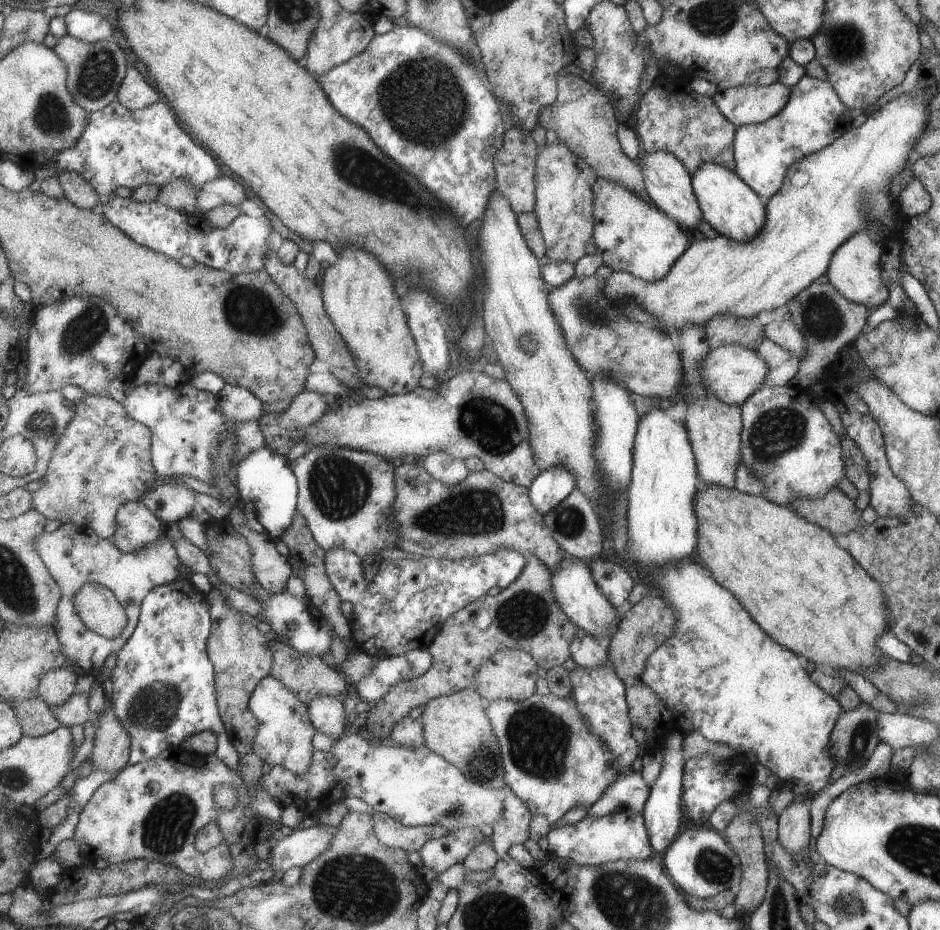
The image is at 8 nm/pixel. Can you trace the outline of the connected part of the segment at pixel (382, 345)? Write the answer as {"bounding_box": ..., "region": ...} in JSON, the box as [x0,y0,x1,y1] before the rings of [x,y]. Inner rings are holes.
{"bounding_box":[319,244,424,395],"region":[[[345,244],[335,254],[335,262],[323,271],[319,291],[327,316],[354,356],[362,384],[380,387],[388,395],[412,391],[419,386],[417,380],[423,374],[424,364],[387,272],[371,254],[353,244]]]}

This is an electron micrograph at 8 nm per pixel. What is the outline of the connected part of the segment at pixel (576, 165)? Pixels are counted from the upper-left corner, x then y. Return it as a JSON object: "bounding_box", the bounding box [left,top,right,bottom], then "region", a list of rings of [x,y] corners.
{"bounding_box":[532,144,597,262],"region":[[[550,144],[542,147],[541,152],[535,157],[535,187],[536,207],[532,210],[538,222],[538,229],[544,242],[544,254],[550,262],[568,260],[575,262],[583,255],[597,252],[595,242],[592,238],[592,186],[596,182],[596,173],[585,160],[578,158],[563,144]]]}

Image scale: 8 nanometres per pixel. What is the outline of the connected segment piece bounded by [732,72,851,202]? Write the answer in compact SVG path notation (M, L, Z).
M804 72L791 87L788 102L776 115L760 123L735 126L732 142L736 163L734 172L762 201L768 201L783 184L789 167L808 154L827 147L850 129L848 117L843 115L846 109L829 81Z

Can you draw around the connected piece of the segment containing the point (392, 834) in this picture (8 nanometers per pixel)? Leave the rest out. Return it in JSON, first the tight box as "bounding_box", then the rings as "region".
{"bounding_box":[374,812,447,853],"region":[[[374,812],[374,833],[377,838],[388,847],[403,849],[406,853],[418,852],[429,839],[447,834],[447,829],[439,825],[408,827],[399,824],[393,817]]]}

